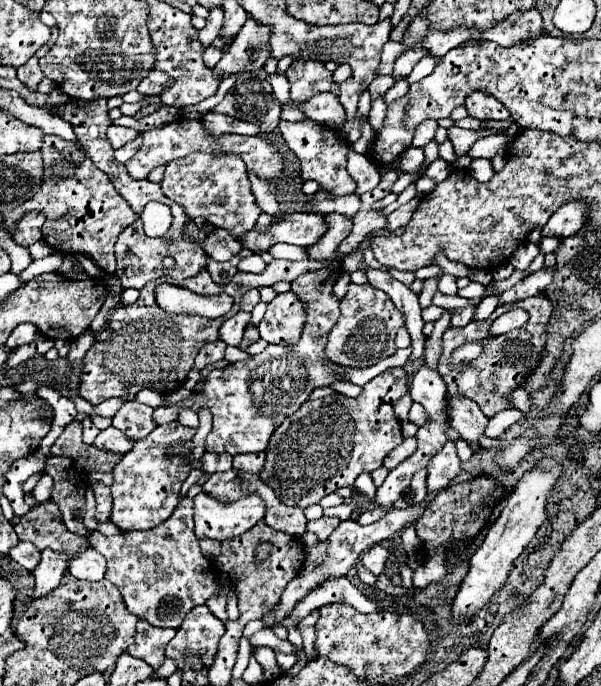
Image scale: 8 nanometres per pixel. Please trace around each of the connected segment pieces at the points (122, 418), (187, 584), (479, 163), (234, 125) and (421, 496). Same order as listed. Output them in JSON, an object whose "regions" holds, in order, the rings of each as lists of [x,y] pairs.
{"regions":[[[[126,402],[114,416],[114,428],[122,430],[130,440],[142,440],[150,430],[156,428],[152,418],[154,408],[140,402]]],[[[184,498],[170,520],[162,522],[160,526],[146,530],[146,532],[122,532],[116,536],[104,536],[100,532],[90,532],[90,546],[96,548],[106,560],[106,580],[110,580],[120,594],[124,596],[124,602],[132,614],[136,614],[140,620],[150,622],[152,626],[162,628],[180,628],[184,616],[198,604],[206,604],[210,596],[218,592],[216,586],[216,572],[212,568],[212,562],[202,556],[198,548],[198,538],[194,536],[194,500]]],[[[478,158],[472,160],[469,166],[469,172],[479,182],[488,182],[492,176],[494,176],[494,170],[492,170],[492,164],[489,159]]],[[[208,112],[202,118],[202,124],[206,124],[206,132],[210,136],[224,136],[224,134],[246,134],[246,136],[256,136],[260,134],[260,128],[256,124],[248,124],[242,120],[236,120],[232,116]]],[[[418,470],[418,472],[412,476],[408,496],[406,496],[402,502],[396,500],[396,502],[394,502],[394,508],[408,508],[410,504],[420,504],[422,500],[426,500],[426,472]]]]}

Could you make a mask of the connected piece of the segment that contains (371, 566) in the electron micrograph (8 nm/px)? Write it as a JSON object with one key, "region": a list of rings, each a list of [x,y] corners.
{"region":[[[382,544],[370,548],[370,550],[366,550],[366,552],[362,554],[362,564],[364,564],[370,572],[374,572],[376,576],[384,572],[386,560],[388,560],[388,550],[386,550],[386,546],[382,546]]]}

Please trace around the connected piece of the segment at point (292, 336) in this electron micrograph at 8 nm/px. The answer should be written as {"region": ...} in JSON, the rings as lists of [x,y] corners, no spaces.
{"region":[[[292,292],[278,294],[268,304],[262,322],[258,324],[260,338],[272,344],[292,346],[300,340],[304,318],[306,318],[306,308]]]}

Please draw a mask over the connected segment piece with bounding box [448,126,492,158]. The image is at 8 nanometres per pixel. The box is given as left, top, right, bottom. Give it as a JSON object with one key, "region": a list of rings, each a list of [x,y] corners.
{"region":[[[458,126],[448,128],[448,138],[452,140],[454,152],[456,152],[458,158],[464,156],[464,154],[468,152],[468,148],[470,148],[476,140],[480,140],[480,138],[484,138],[484,136],[488,136],[488,134],[492,134],[492,130],[462,130],[462,128],[458,128]]]}

